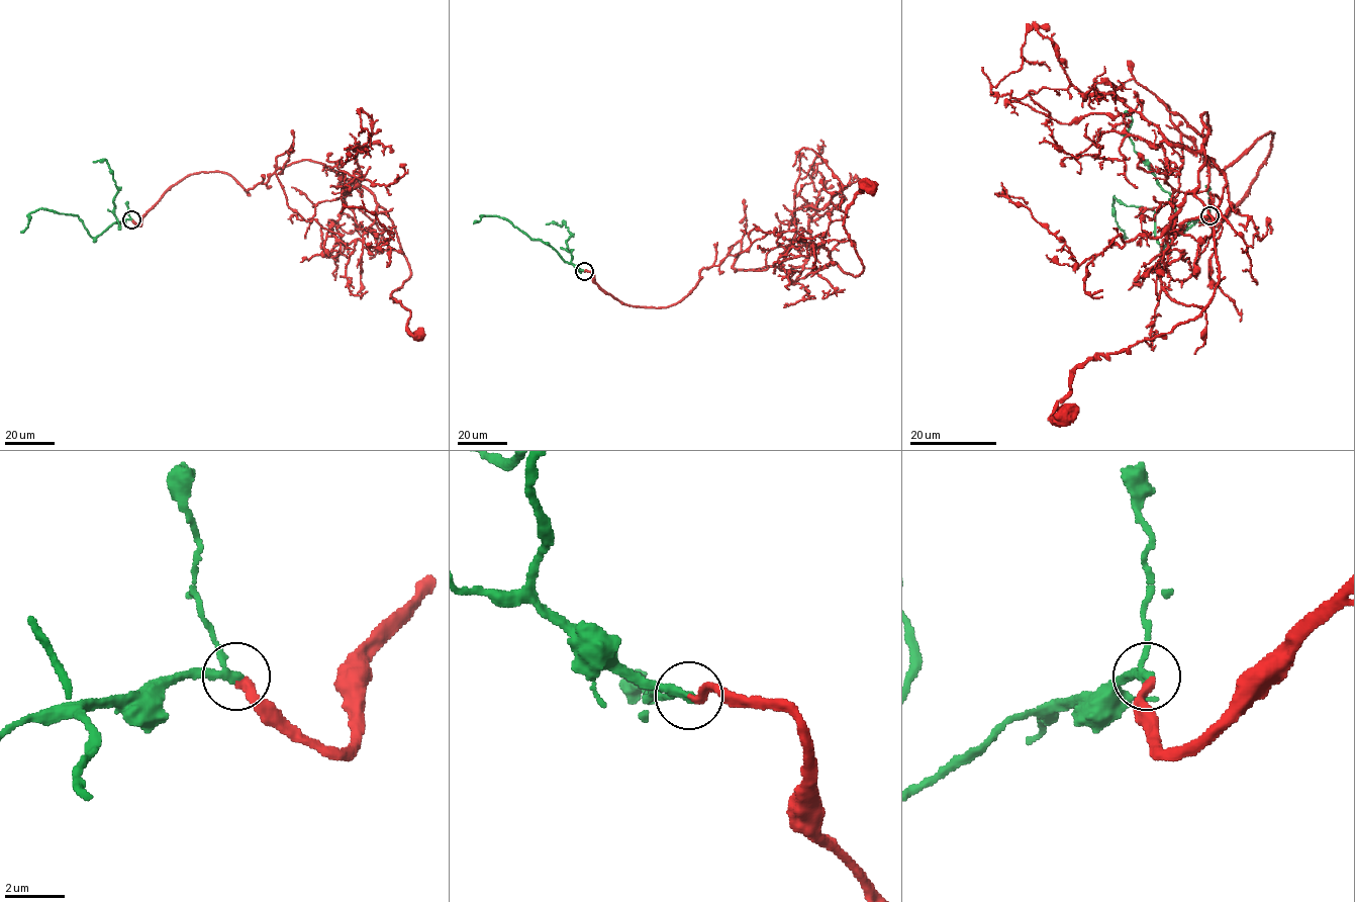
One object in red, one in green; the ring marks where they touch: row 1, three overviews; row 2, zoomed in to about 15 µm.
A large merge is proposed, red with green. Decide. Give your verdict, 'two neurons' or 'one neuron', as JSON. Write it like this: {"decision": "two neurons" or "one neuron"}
{"decision": "one neuron"}

